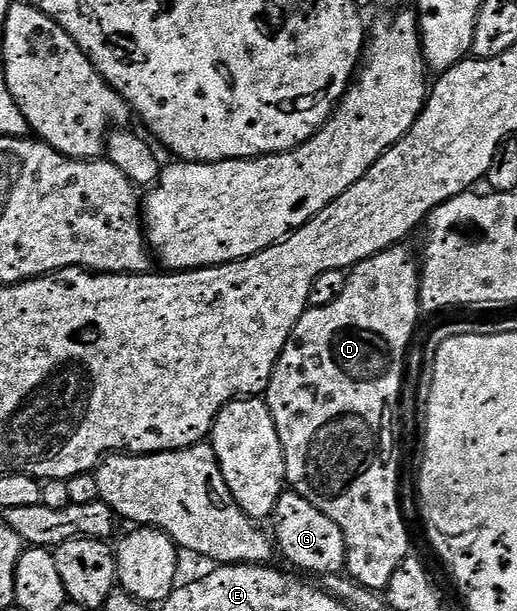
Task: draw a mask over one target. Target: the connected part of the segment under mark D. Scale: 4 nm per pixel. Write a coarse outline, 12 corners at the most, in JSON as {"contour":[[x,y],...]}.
{"contour":[[391,246],[304,311],[266,391],[286,482],[383,591],[422,317]]}

